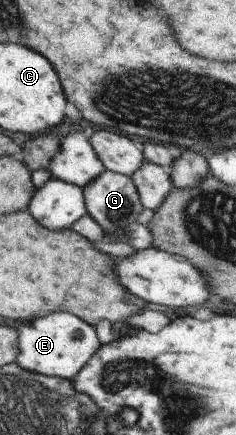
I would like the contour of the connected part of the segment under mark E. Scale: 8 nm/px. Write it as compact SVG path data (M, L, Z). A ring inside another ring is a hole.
M53 313L33 323L27 323L19 331L17 363L30 372L73 380L99 351L99 347L101 341L91 325L71 313Z

